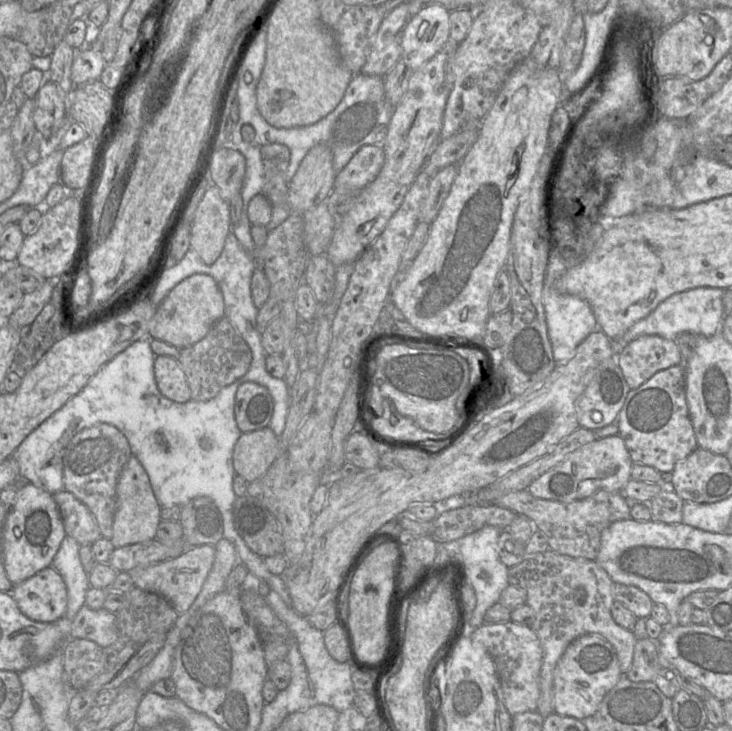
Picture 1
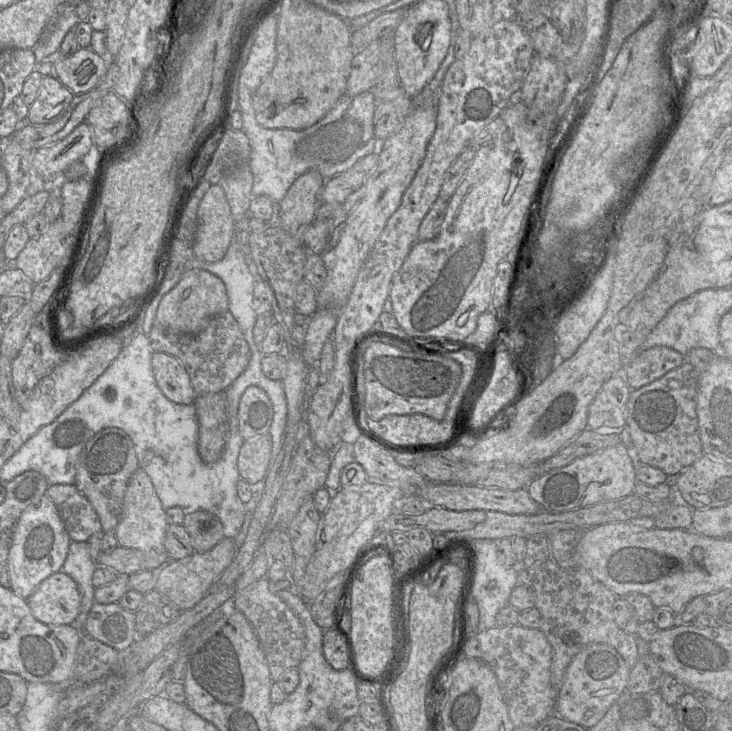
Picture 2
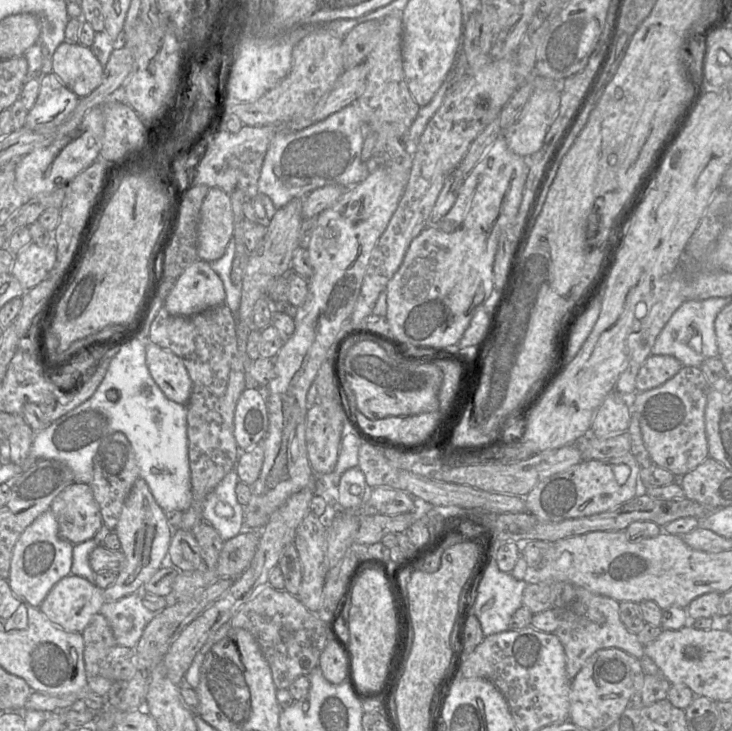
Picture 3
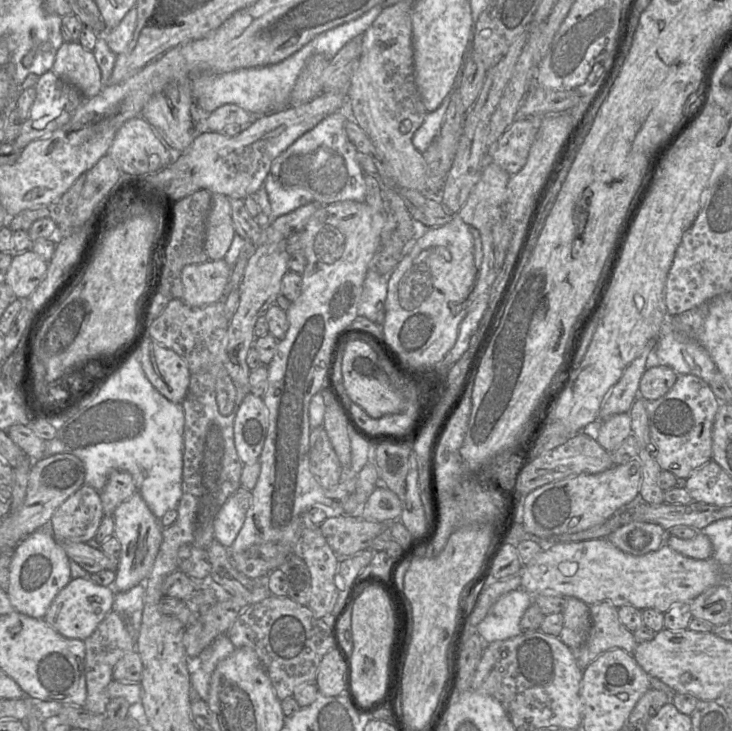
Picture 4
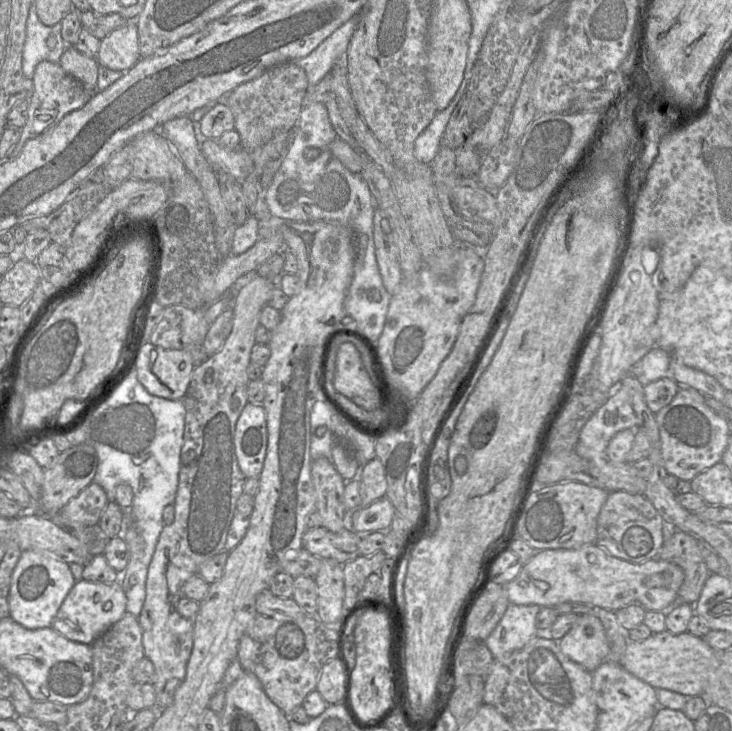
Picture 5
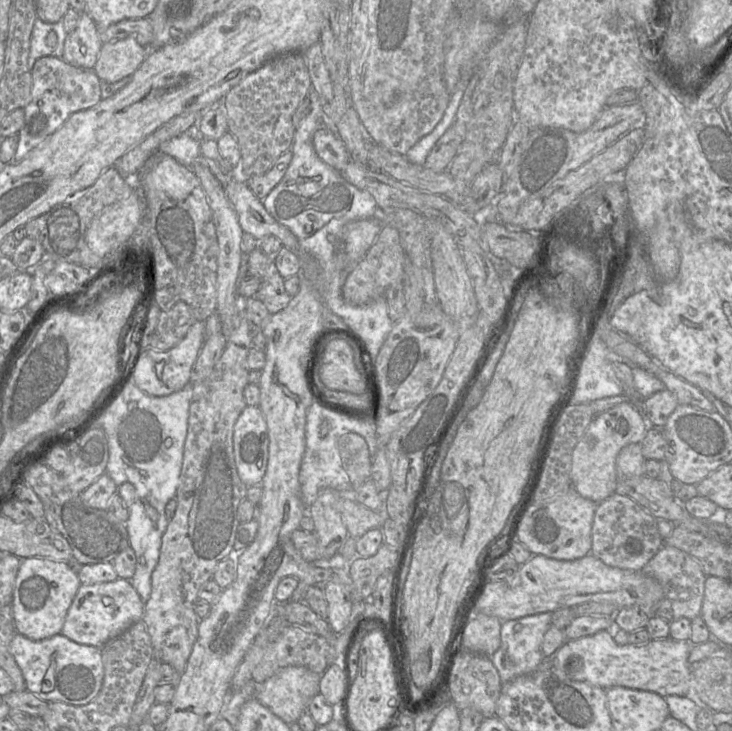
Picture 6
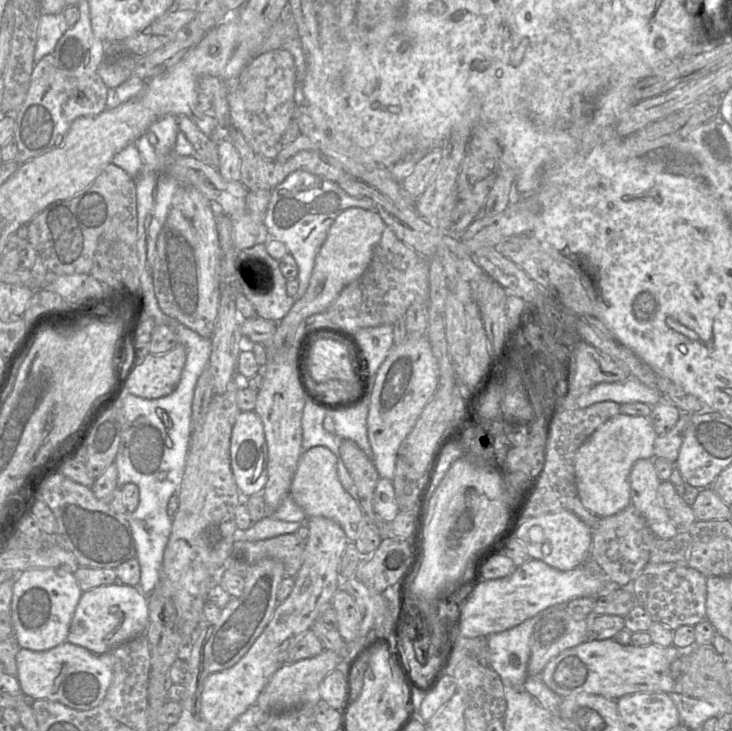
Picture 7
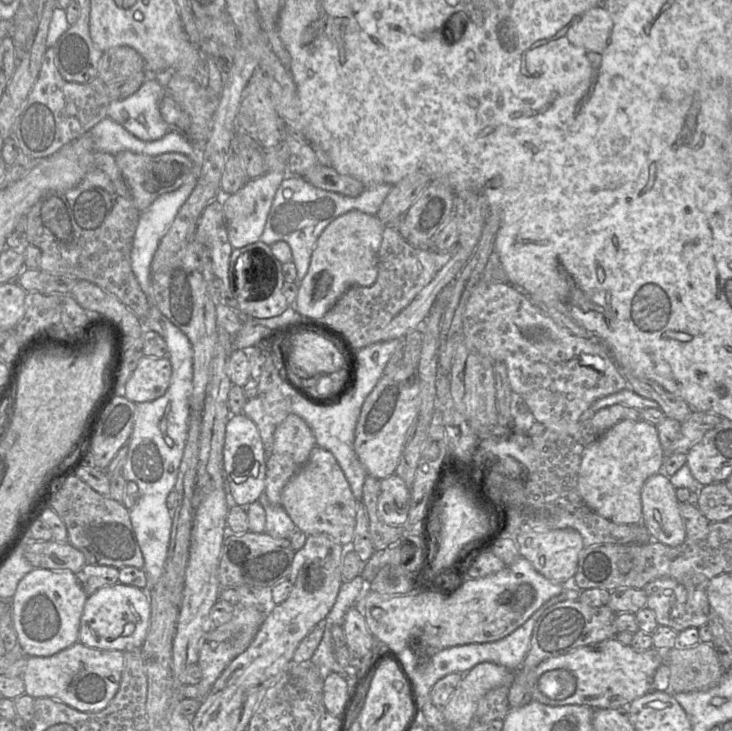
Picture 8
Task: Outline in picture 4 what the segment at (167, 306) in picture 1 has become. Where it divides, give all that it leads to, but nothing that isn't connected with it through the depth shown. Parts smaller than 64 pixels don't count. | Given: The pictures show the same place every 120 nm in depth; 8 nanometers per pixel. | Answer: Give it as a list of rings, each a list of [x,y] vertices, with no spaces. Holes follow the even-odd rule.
[[[224,259],[185,266],[181,273],[184,287],[182,300],[193,307],[222,301],[231,271],[232,268]]]

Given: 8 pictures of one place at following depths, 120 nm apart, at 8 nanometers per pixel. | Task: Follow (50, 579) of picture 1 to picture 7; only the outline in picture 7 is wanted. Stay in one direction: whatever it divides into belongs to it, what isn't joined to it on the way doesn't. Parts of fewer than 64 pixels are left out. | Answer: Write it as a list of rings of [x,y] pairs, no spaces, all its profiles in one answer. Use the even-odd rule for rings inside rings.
[[[115,582],[82,593],[71,620],[67,641],[96,654],[111,650],[141,634],[145,634],[149,621],[148,597],[135,586]]]

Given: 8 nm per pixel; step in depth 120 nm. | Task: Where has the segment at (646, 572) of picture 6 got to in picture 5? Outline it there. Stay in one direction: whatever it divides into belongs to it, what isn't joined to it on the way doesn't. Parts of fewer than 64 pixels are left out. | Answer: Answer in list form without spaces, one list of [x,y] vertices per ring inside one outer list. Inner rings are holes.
[[[676,530],[670,540],[664,542],[657,558],[678,565],[684,573],[677,597],[660,612],[666,616],[681,604],[695,605],[710,575],[702,558],[698,540],[686,532]]]

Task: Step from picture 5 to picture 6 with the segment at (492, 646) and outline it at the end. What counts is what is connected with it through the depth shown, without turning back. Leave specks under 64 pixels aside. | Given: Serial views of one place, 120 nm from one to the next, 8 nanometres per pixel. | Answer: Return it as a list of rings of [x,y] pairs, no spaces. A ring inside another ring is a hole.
[[[546,612],[502,622],[500,648],[489,657],[498,671],[502,684],[536,671],[547,660],[541,651],[541,645],[544,634],[552,626],[551,620],[552,612]]]

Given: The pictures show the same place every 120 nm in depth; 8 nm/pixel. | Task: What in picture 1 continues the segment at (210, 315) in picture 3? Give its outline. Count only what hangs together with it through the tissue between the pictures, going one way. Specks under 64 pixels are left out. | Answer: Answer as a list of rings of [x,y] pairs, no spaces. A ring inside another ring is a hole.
[[[225,316],[217,321],[208,334],[198,343],[187,348],[176,348],[154,339],[151,349],[155,356],[170,356],[181,365],[191,390],[191,399],[208,401],[222,388],[244,376],[252,361],[252,353],[246,342]]]

